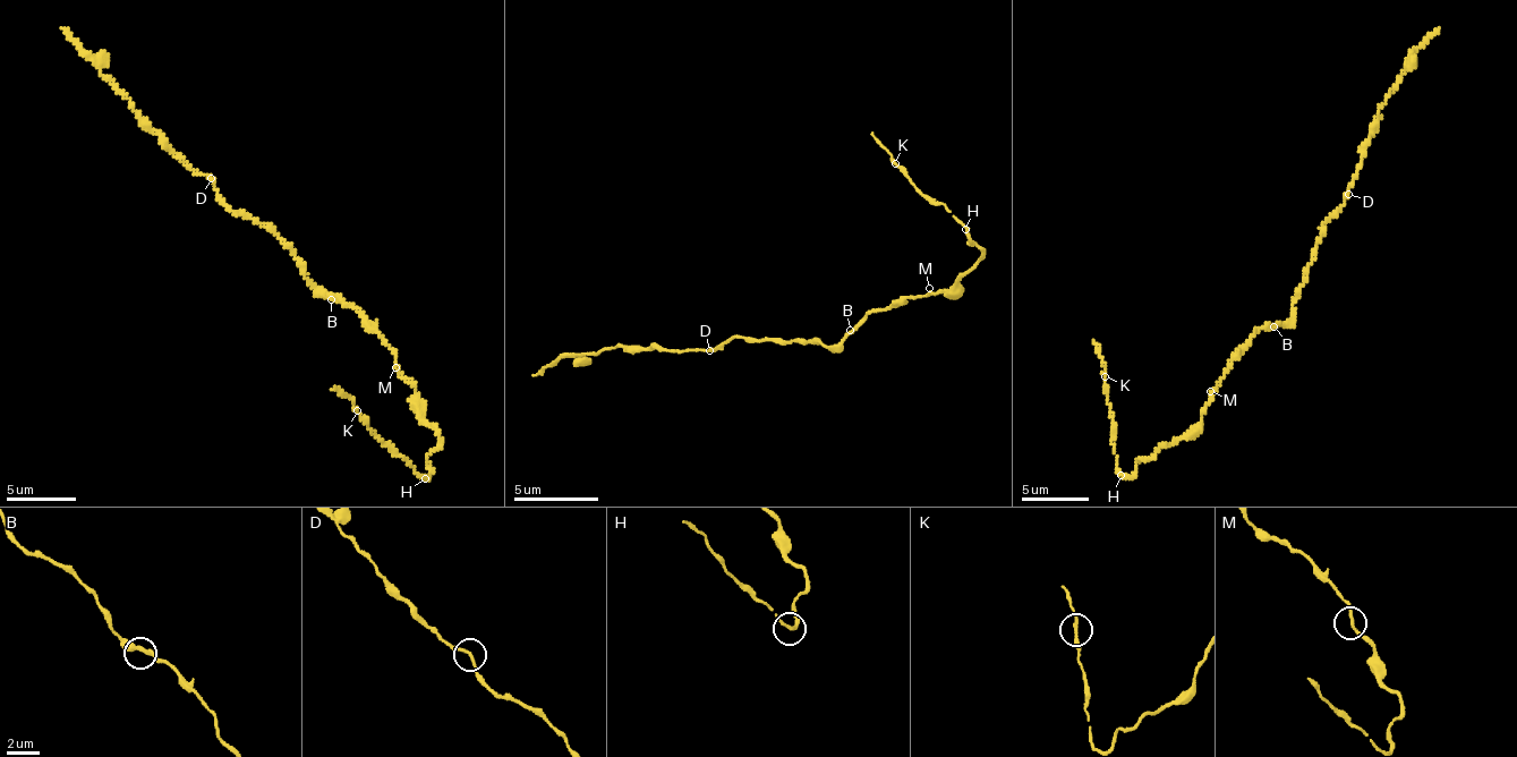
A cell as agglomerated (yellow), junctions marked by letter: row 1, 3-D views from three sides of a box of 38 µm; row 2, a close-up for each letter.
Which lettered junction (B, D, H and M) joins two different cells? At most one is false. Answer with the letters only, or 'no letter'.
H

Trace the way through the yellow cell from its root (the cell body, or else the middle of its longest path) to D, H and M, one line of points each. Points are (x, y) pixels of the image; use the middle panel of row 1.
D: (854, 328), (833, 347), (815, 338), (781, 342), (735, 338), (709, 350)
H: (854, 328), (875, 311), (930, 292), (952, 294), (951, 285), (982, 254), (981, 247), (968, 244), (966, 228)
M: (854, 328), (875, 311), (914, 300), (930, 292), (929, 288)

